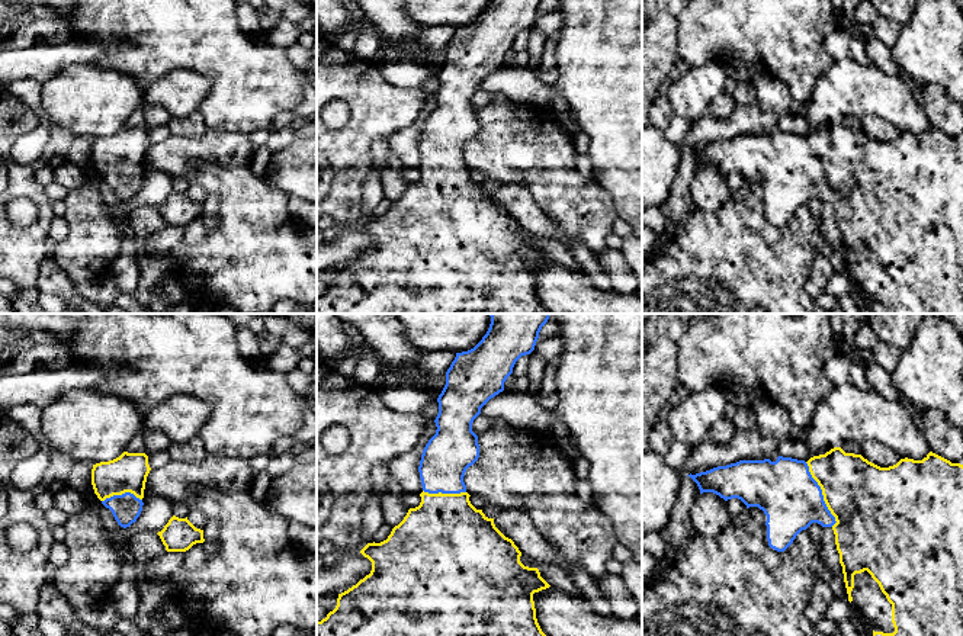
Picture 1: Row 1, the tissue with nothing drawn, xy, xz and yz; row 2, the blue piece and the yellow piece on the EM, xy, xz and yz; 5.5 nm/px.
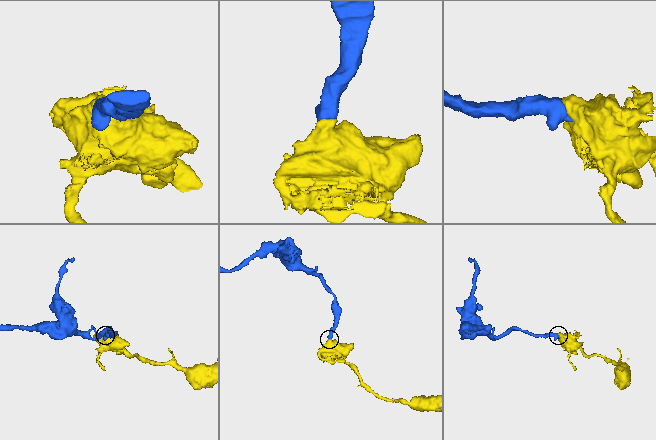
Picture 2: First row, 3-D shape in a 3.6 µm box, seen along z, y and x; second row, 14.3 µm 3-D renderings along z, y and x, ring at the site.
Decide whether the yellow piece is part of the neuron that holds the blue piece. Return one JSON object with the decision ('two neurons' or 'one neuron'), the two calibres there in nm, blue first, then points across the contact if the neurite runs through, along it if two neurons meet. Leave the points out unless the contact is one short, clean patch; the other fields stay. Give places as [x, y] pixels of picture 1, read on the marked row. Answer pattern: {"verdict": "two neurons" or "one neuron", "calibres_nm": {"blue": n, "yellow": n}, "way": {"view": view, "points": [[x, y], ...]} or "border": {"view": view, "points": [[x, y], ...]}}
{"verdict": "one neuron", "calibres_nm": {"blue": 340, "yellow": 400}, "way": {"view": "yz", "points": [[792, 500], [798, 494], [821, 494], [864, 498]]}}

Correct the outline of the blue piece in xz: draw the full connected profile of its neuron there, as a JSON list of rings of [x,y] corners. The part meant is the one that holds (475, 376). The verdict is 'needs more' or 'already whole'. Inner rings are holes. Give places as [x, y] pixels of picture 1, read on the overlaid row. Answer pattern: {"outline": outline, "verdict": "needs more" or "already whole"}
{"outline": [[[489,314],[491,324],[471,350],[456,353],[446,372],[446,385],[437,398],[436,434],[426,444],[418,472],[421,502],[410,508],[386,540],[367,543],[360,553],[372,562],[372,571],[356,585],[338,594],[337,606],[317,621],[317,636],[546,636],[536,619],[533,594],[550,585],[537,568],[520,562],[521,552],[505,537],[482,510],[476,510],[466,492],[465,472],[479,457],[478,436],[472,431],[481,408],[504,391],[516,362],[535,350],[549,314]]], "verdict": "needs more"}

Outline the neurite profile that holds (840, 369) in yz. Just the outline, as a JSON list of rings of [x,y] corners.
[[[841,351],[826,362],[824,372],[834,386],[850,383],[863,392],[870,391],[864,367],[861,367],[856,359]]]

